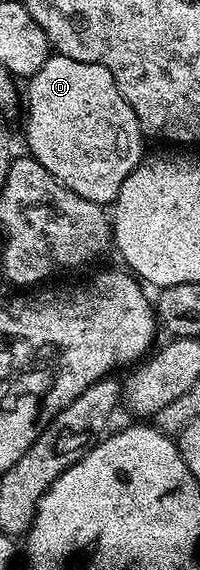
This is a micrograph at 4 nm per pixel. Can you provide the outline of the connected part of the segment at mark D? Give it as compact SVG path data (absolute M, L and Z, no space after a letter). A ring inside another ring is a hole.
M51 55L41 67L41 71L29 78L26 85L26 152L69 191L76 192L82 199L95 201L101 206L110 206L121 191L121 183L129 179L129 175L145 156L143 128L139 126L133 107L129 107L125 95L121 95L111 72L104 65L97 63L85 63L77 59Z

